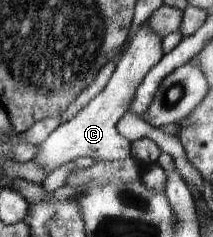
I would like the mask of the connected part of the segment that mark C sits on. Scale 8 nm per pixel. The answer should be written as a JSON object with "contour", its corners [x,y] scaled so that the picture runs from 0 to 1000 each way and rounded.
{"contour":[[[681,89],[643,148],[615,165],[577,241],[554,241],[559,262],[549,245],[549,274],[512,350],[343,502],[277,527],[216,586],[174,608],[174,654],[150,675],[174,679],[221,738],[371,662],[427,662],[455,684],[526,684],[568,679],[610,654],[615,603],[549,557],[540,523],[596,477],[615,418],[681,316],[765,249],[775,224],[761,165],[746,139],[718,139],[700,122]]]}

